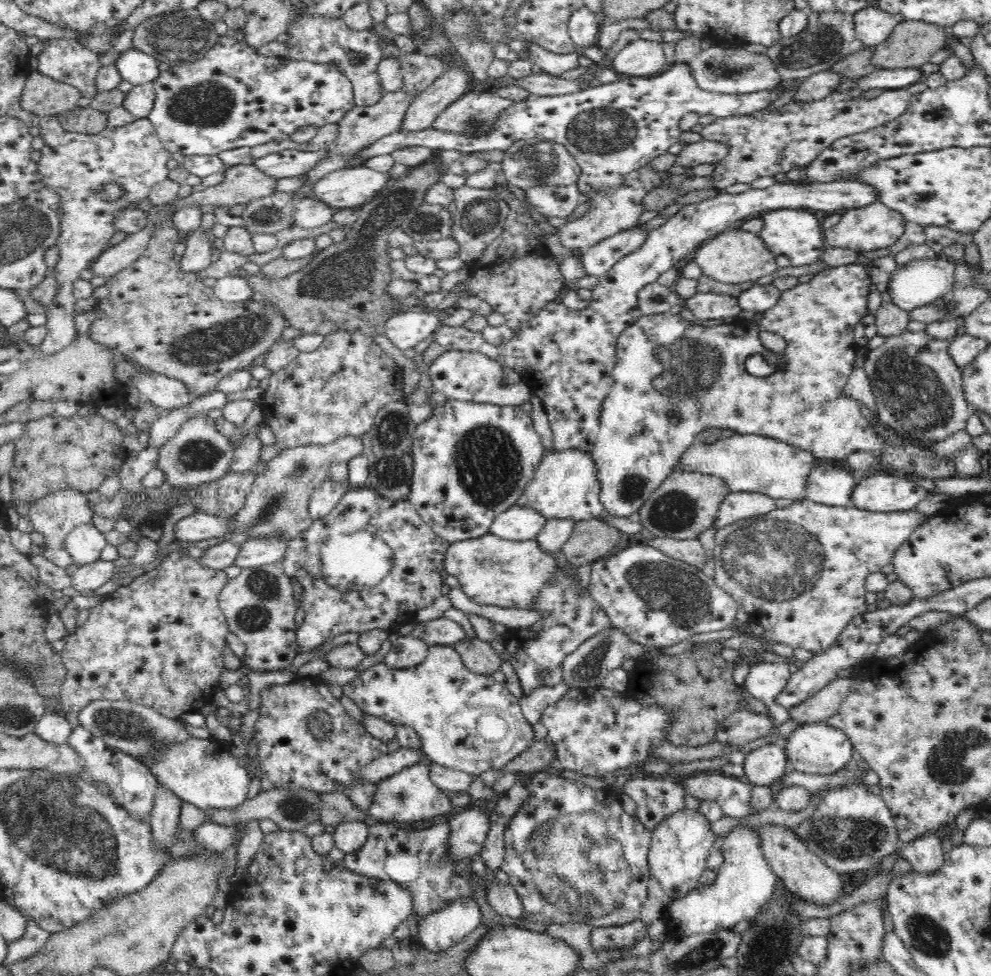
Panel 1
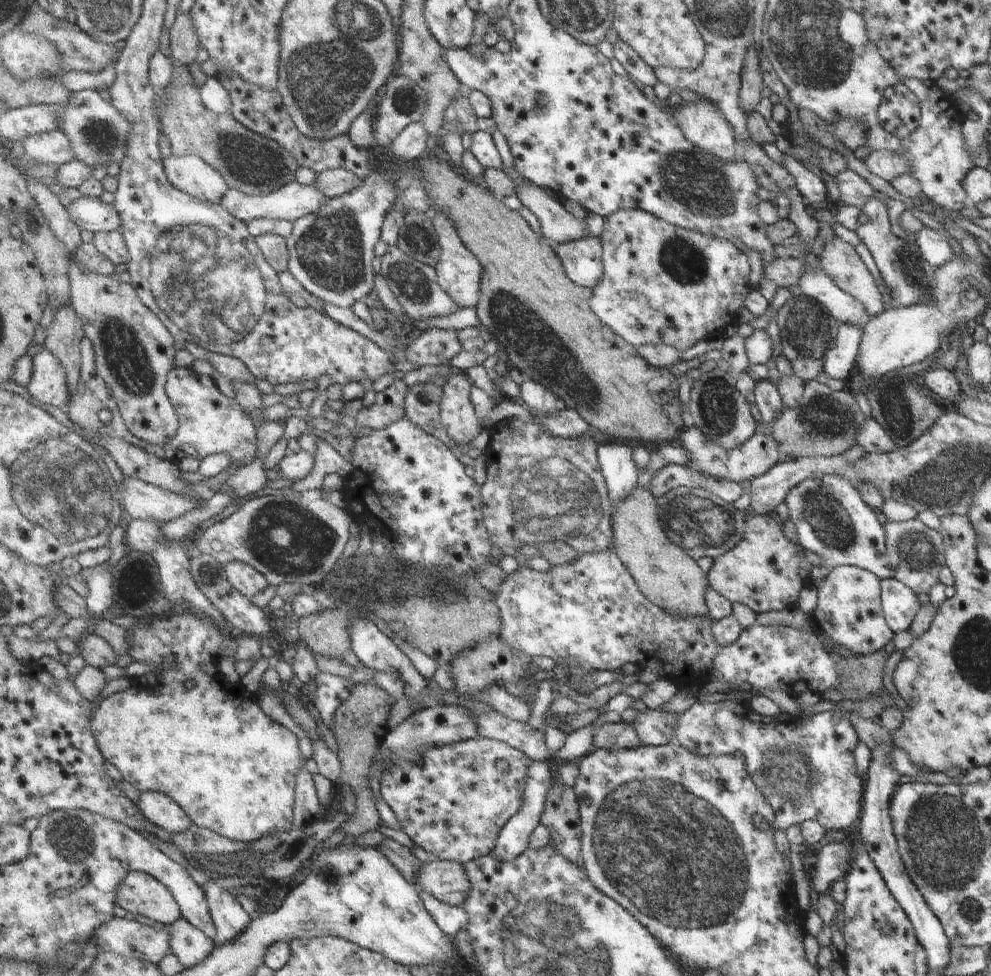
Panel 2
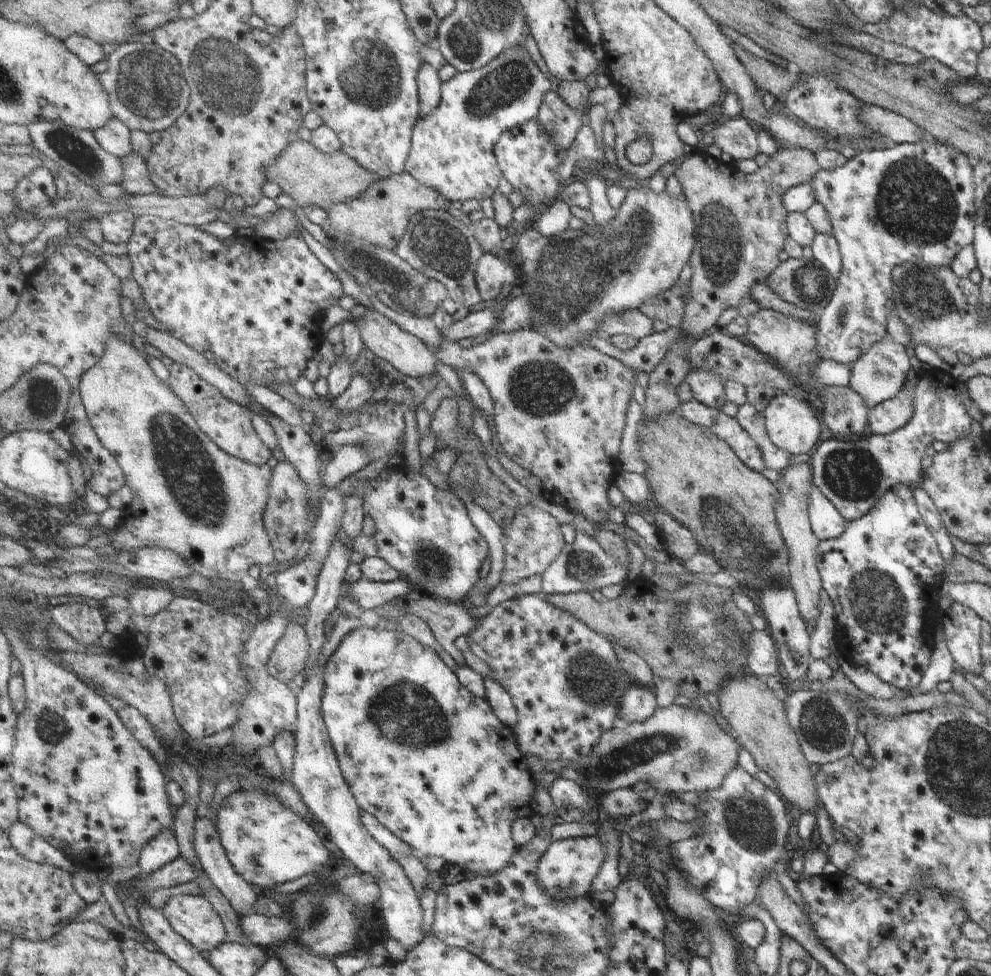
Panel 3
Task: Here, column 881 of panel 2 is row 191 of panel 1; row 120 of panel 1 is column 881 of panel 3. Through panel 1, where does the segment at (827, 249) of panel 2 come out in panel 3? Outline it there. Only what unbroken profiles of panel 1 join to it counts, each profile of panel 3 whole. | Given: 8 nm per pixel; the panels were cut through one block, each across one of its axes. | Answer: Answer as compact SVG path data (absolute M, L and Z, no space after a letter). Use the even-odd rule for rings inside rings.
M893 339L875 341L866 351L863 351L851 364L848 364L848 387L854 390L867 408L871 408L884 400L889 400L901 387L906 372L911 368L905 347Z

